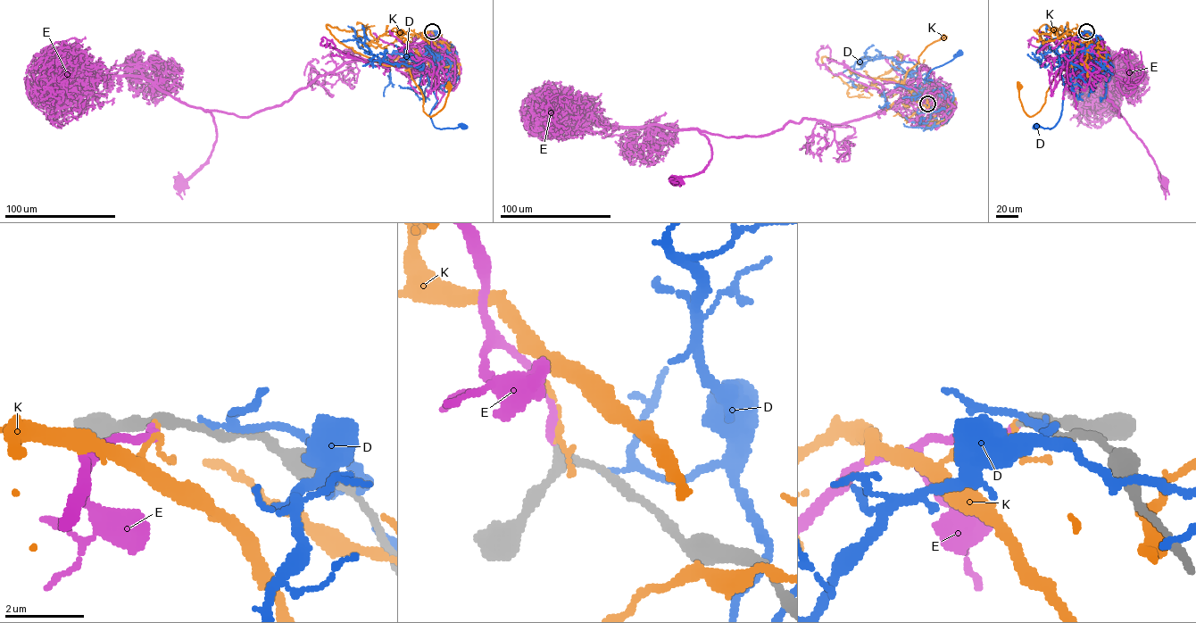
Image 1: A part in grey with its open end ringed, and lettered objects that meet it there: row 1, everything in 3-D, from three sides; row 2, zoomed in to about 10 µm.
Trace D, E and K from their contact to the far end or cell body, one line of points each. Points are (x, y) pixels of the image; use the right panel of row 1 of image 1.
D: (1086, 31), (1070, 45), (1058, 69), (1064, 88), (1058, 121), (1050, 128), (1036, 127)
E: (1086, 31), (1075, 41), (1092, 57), (1107, 63), (1101, 85), (1104, 95), (1143, 145), (1164, 181)
K: (1086, 31), (1092, 46), (1056, 76), (1045, 103), (1034, 115), (1029, 116), (1025, 112), (1018, 87)

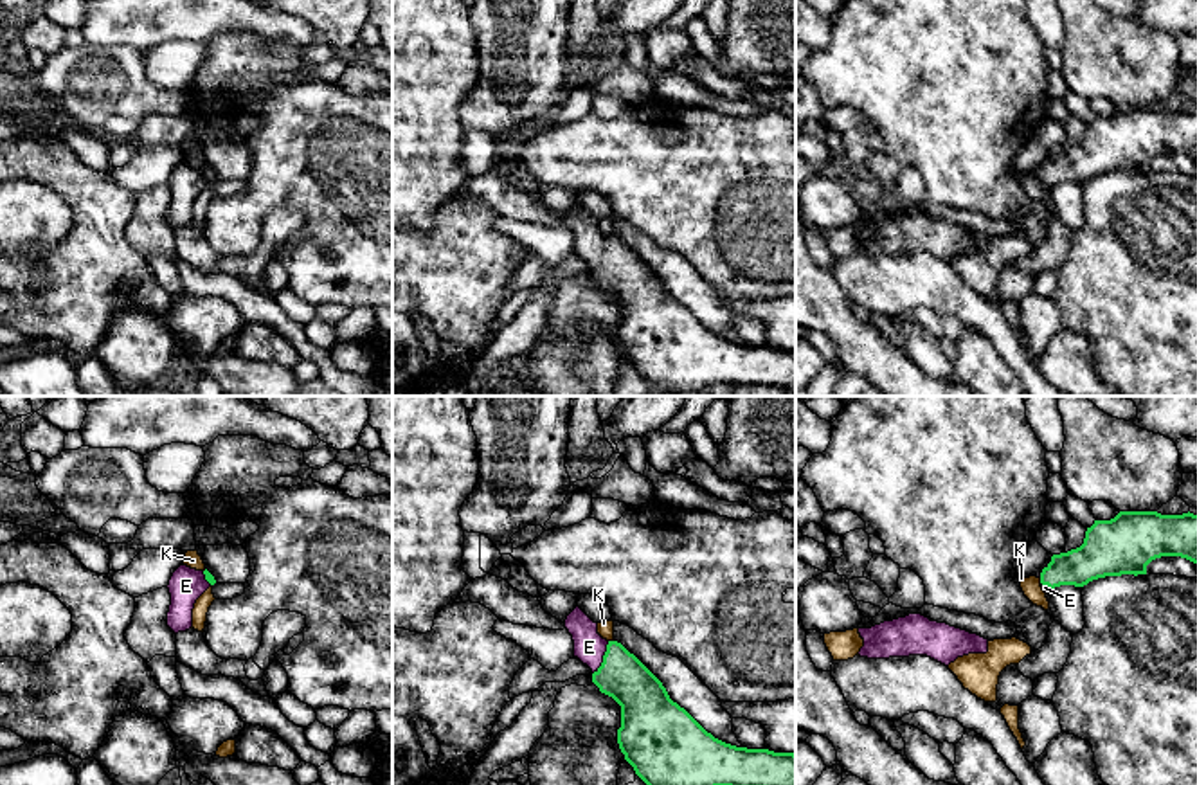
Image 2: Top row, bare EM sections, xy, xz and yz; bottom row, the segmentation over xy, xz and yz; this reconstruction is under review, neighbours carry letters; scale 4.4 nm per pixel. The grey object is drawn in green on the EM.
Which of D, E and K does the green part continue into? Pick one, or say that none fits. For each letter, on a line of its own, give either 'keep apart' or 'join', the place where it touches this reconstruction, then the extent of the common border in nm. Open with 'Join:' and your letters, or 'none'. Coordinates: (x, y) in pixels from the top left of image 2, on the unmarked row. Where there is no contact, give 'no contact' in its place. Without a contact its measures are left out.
Join: E
D: keep apart; no contact
E: join; meets green in xz at (603, 254); contact 170 nm long
K: keep apart; meets green in xz at (611, 238); contact 30 nm long

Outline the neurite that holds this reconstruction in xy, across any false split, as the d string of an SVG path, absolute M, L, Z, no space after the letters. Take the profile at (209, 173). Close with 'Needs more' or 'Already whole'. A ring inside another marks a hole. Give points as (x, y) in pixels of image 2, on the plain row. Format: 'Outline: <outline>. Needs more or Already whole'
Outline: M180 162L169 176L171 202L167 209L167 223L178 230L193 223L193 205L196 196L214 182L214 173L205 167L196 167Z. Needs more

